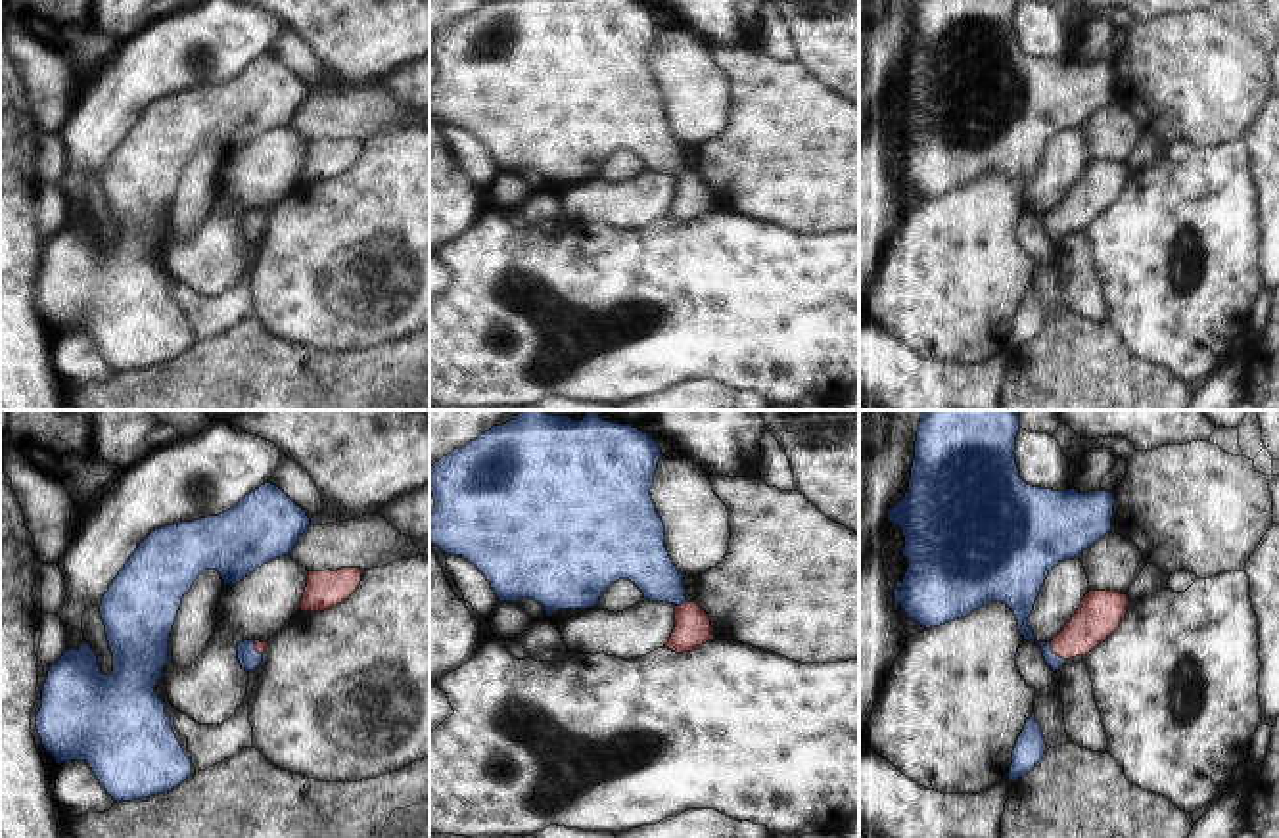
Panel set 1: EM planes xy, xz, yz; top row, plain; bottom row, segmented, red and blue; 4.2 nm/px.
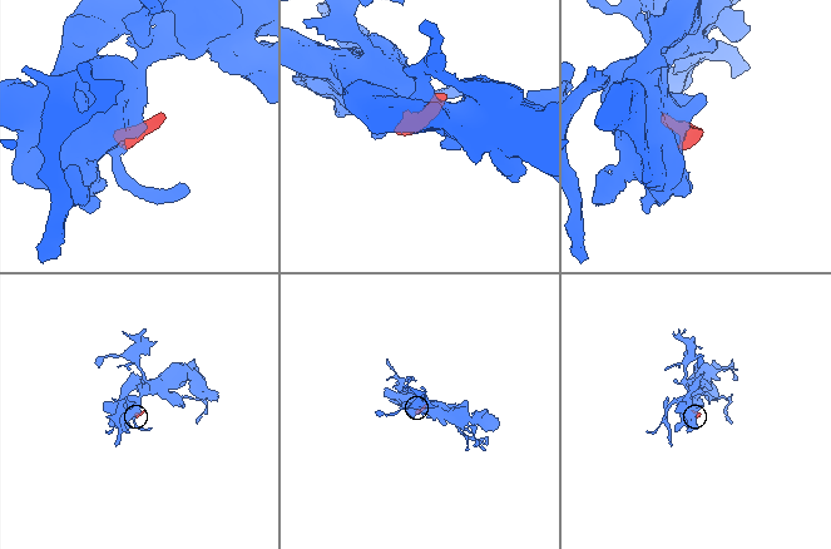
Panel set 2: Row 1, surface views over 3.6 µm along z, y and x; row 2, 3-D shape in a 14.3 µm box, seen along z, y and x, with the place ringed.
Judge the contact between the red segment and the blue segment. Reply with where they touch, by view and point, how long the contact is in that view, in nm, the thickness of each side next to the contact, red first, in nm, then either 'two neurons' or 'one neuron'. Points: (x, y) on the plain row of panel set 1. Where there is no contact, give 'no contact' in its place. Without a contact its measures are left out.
contact yz (1055, 223); length 100 nm; calibres 180 and 100 nm; one neuron

